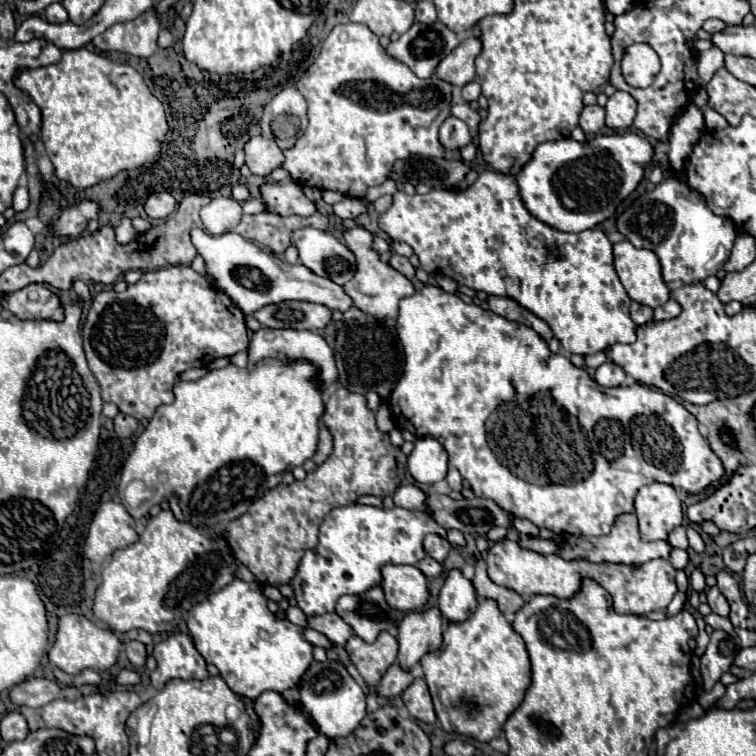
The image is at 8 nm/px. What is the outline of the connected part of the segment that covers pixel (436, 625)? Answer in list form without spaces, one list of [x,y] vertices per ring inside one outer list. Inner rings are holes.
[[[437,607],[407,613],[397,633],[397,641],[399,641],[397,663],[403,669],[411,669],[415,663],[419,663],[419,659],[425,653],[439,649],[443,641],[441,637],[443,623],[445,619]]]

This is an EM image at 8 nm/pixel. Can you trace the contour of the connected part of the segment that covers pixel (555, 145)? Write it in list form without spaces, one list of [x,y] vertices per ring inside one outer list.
[[[633,131],[597,135],[583,143],[567,137],[539,145],[531,161],[517,173],[517,183],[533,217],[559,231],[579,233],[593,229],[615,213],[619,201],[637,189],[651,159],[653,145]]]

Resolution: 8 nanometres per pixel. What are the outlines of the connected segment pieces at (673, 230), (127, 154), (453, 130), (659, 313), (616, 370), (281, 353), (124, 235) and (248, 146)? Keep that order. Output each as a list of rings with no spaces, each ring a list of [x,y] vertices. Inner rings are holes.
[[[683,175],[663,179],[651,193],[641,195],[617,219],[617,229],[635,247],[653,249],[661,261],[663,279],[681,279],[685,284],[704,281],[723,268],[731,245],[735,243],[735,223],[729,217],[717,217],[705,205],[705,199],[687,189]]]
[[[83,47],[75,51],[63,51],[61,61],[55,65],[21,69],[15,77],[15,85],[21,91],[27,91],[41,109],[41,139],[45,143],[49,159],[55,165],[55,175],[77,189],[87,189],[123,169],[141,167],[143,163],[151,161],[161,149],[163,137],[167,133],[165,109],[159,99],[151,95],[143,77],[131,65],[113,63],[111,59]]]
[[[447,117],[439,129],[439,139],[449,151],[453,151],[453,149],[461,149],[461,147],[469,145],[471,133],[467,129],[467,123],[459,121],[457,117]]]
[[[671,297],[665,305],[661,305],[661,307],[655,309],[655,319],[657,319],[657,321],[659,321],[659,319],[673,319],[673,317],[677,317],[681,311],[683,311],[681,305]]]
[[[613,361],[603,363],[595,373],[595,381],[599,385],[603,385],[603,387],[617,387],[617,385],[621,385],[625,381],[625,377],[627,375],[623,373],[623,369],[619,365],[615,365]]]
[[[259,329],[253,333],[249,343],[249,363],[257,363],[261,359],[275,357],[281,361],[293,361],[293,359],[309,359],[317,363],[319,367],[319,379],[323,387],[327,387],[333,379],[337,379],[335,359],[331,347],[325,343],[325,339],[313,331],[297,331],[297,329]]]
[[[121,215],[121,225],[115,229],[115,235],[117,235],[119,243],[127,243],[127,241],[131,241],[135,237],[135,229],[133,229],[129,217]]]
[[[263,135],[251,137],[251,141],[245,143],[245,165],[251,169],[253,175],[269,175],[275,167],[281,167],[283,159],[285,157],[279,145]]]

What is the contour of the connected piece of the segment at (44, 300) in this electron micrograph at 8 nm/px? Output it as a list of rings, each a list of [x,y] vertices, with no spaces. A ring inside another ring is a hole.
[[[27,285],[7,297],[7,309],[19,319],[63,319],[59,297],[43,285]]]

